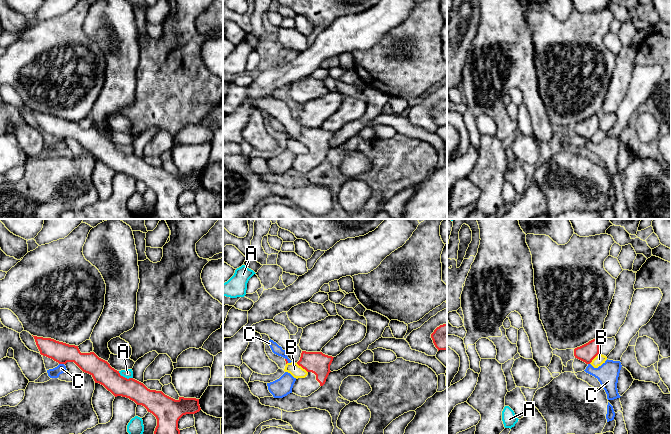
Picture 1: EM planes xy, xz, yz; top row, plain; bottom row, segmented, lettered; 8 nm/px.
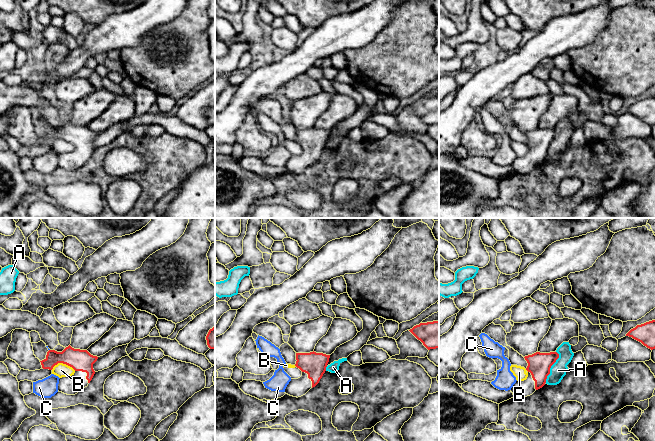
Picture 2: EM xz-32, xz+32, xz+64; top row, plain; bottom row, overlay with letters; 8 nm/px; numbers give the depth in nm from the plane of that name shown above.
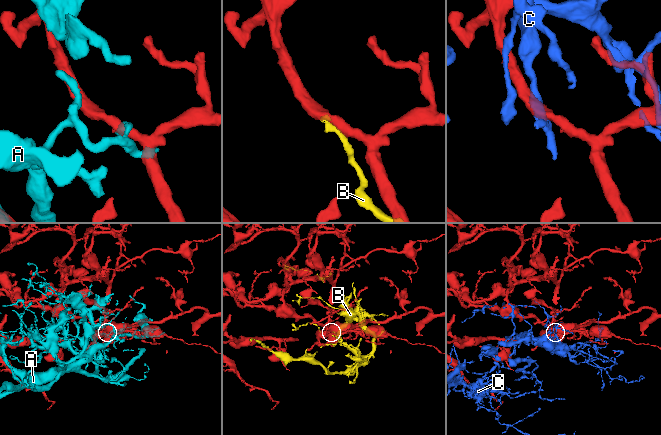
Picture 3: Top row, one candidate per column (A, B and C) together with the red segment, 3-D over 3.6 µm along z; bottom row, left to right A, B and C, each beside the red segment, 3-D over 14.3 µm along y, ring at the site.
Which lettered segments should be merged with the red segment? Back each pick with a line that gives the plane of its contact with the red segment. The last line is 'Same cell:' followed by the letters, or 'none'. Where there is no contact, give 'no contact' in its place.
Same cell: none

